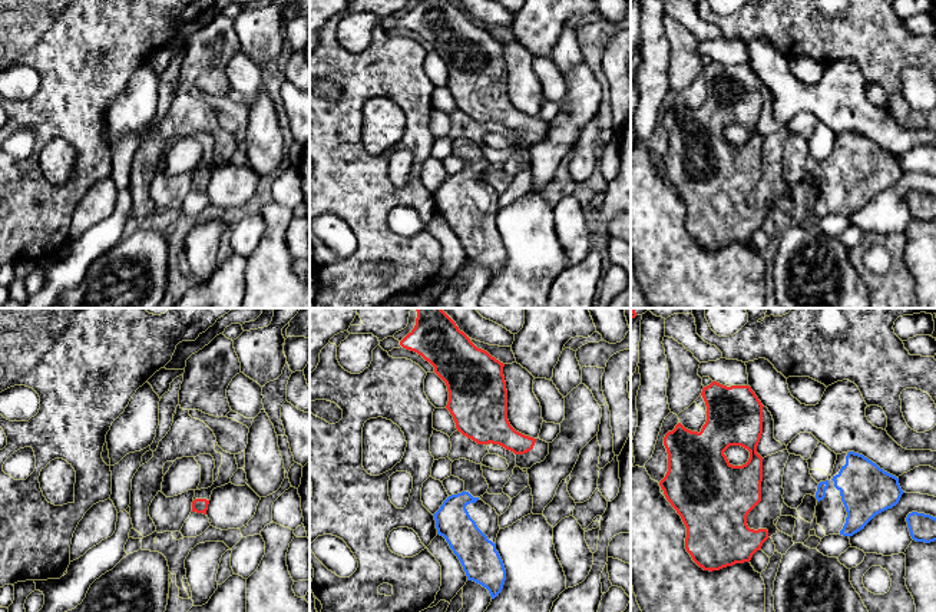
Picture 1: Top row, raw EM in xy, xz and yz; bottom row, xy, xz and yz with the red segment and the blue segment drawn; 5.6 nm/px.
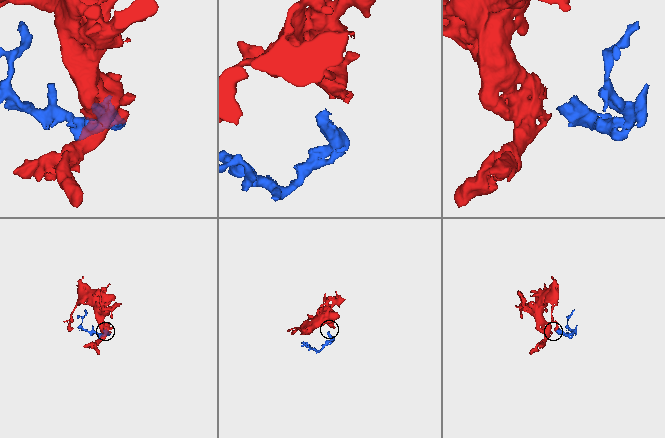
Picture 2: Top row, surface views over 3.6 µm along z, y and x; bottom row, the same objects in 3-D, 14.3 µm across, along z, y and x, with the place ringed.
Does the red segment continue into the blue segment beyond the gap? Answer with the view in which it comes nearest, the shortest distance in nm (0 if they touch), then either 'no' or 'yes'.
nearest in xz; 280 nm apart; yes

